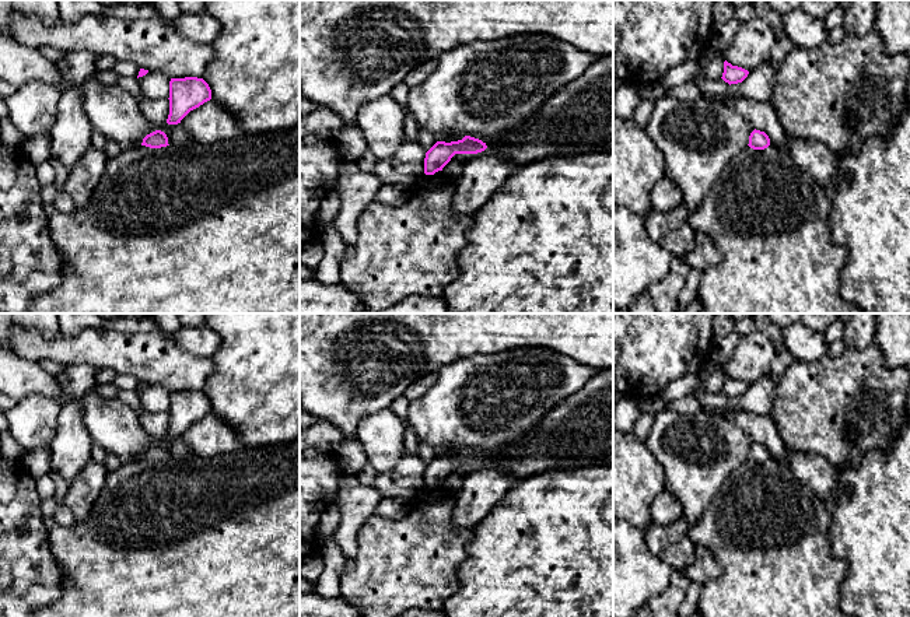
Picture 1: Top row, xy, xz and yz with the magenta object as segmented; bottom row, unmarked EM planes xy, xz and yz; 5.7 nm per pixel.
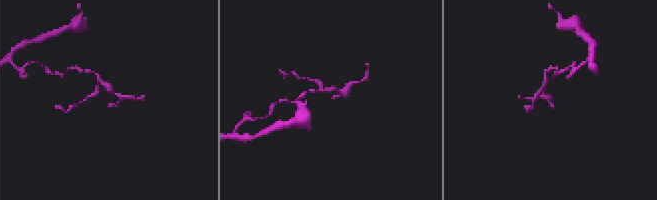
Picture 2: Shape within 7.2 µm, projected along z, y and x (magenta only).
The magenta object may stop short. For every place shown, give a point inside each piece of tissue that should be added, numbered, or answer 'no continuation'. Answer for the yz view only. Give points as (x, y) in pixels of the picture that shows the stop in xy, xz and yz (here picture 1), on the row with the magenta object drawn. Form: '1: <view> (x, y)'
no continuation

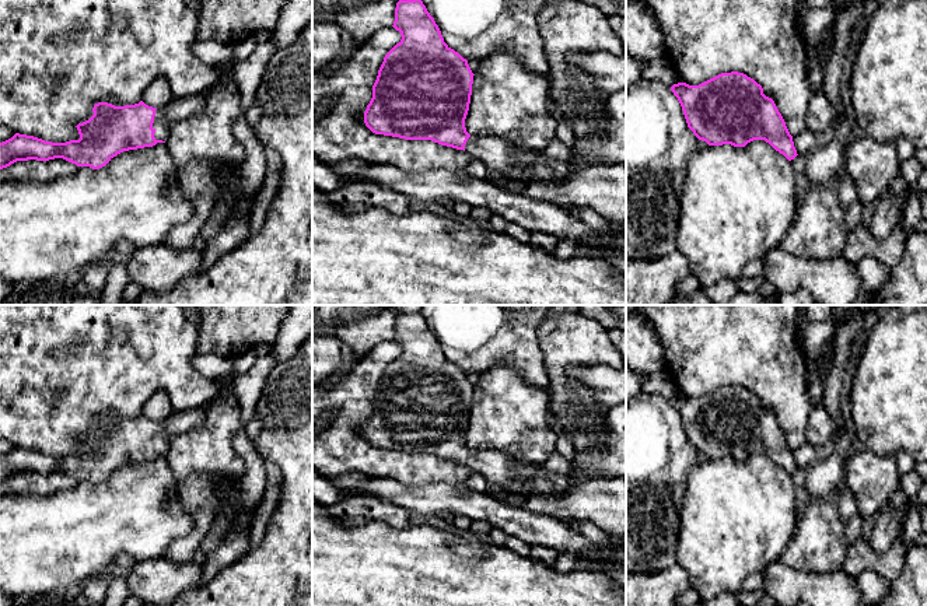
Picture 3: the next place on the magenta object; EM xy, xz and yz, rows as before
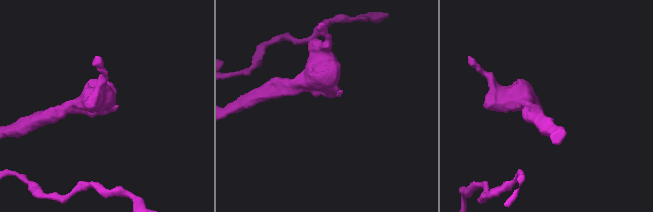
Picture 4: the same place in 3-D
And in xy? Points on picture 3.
1: xy (177, 109)

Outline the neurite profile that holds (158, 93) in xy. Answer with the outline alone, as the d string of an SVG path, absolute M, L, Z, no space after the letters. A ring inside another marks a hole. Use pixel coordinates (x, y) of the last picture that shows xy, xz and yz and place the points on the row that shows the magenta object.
M158 77L155 78L143 92L141 101L153 108L162 108L165 106L172 98L174 92L169 87L169 83Z

